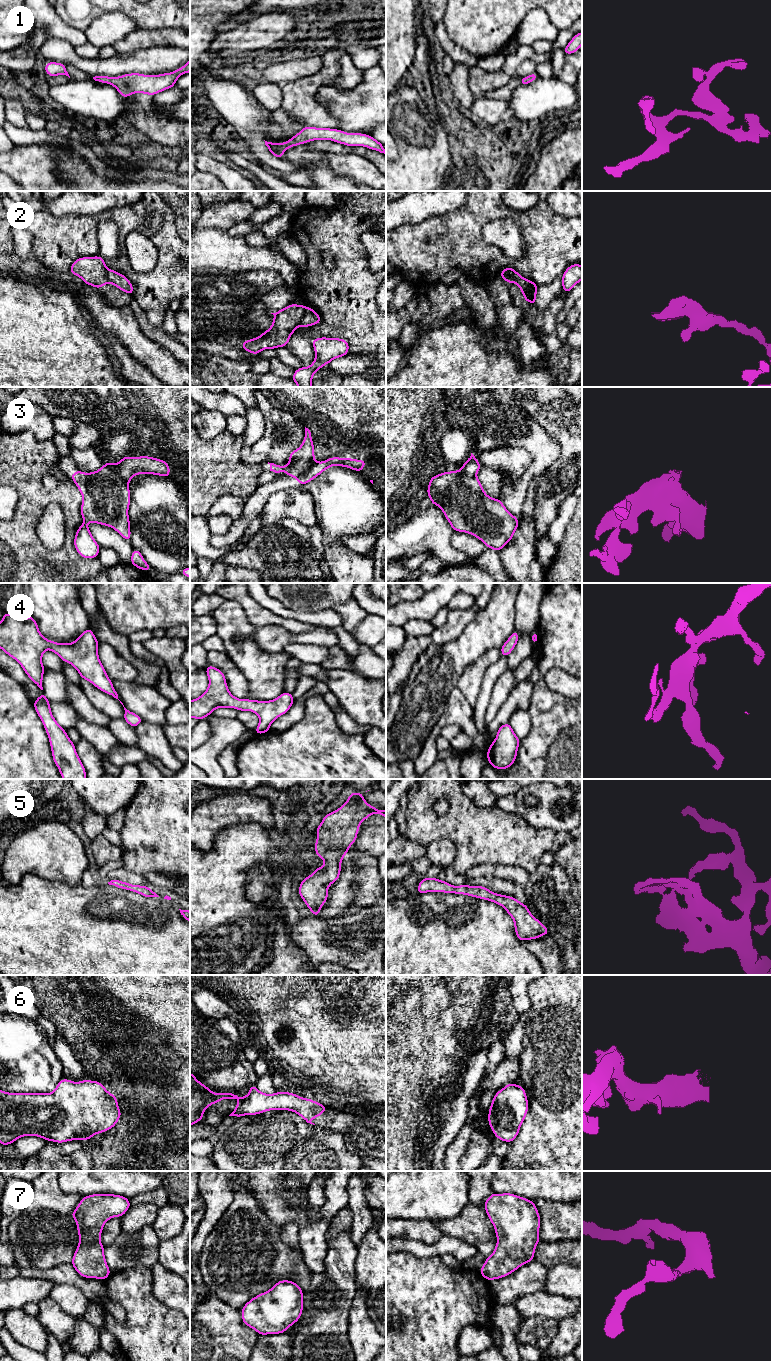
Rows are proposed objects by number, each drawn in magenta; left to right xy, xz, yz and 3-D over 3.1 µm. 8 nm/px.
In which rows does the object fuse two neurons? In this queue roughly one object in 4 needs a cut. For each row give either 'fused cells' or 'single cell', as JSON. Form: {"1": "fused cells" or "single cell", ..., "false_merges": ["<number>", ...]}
{"1": "single cell", "2": "fused cells", "3": "fused cells", "4": "single cell", "5": "single cell", "6": "single cell", "7": "single cell", "false_merges": ["2", "3"]}

